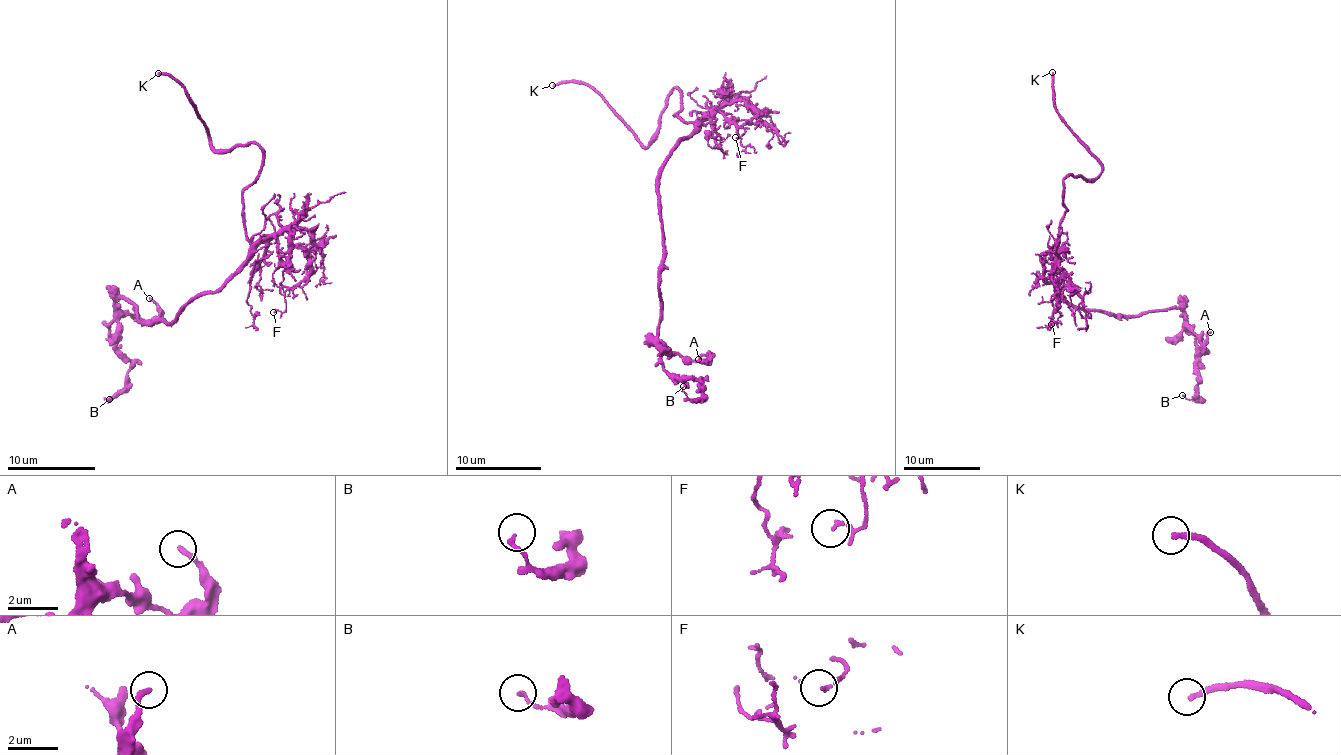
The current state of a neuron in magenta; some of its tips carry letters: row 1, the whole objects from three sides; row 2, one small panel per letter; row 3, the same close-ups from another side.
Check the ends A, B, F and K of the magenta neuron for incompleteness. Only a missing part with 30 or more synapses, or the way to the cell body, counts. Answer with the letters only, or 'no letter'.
K

